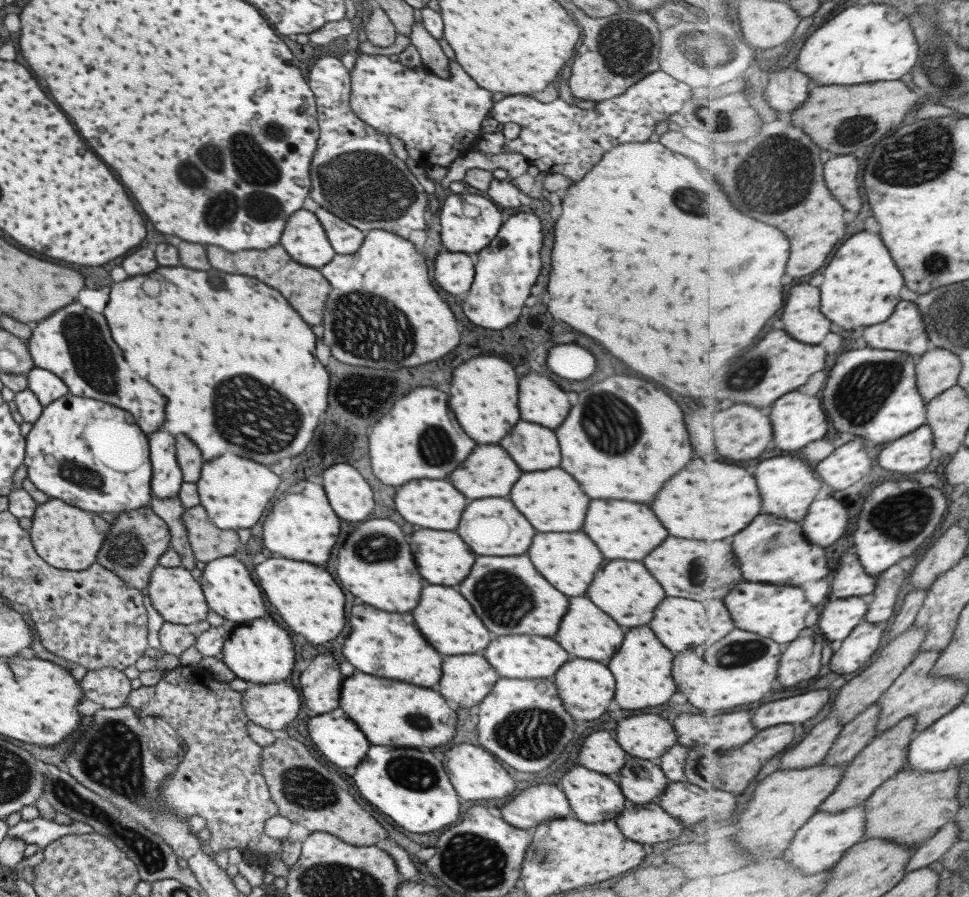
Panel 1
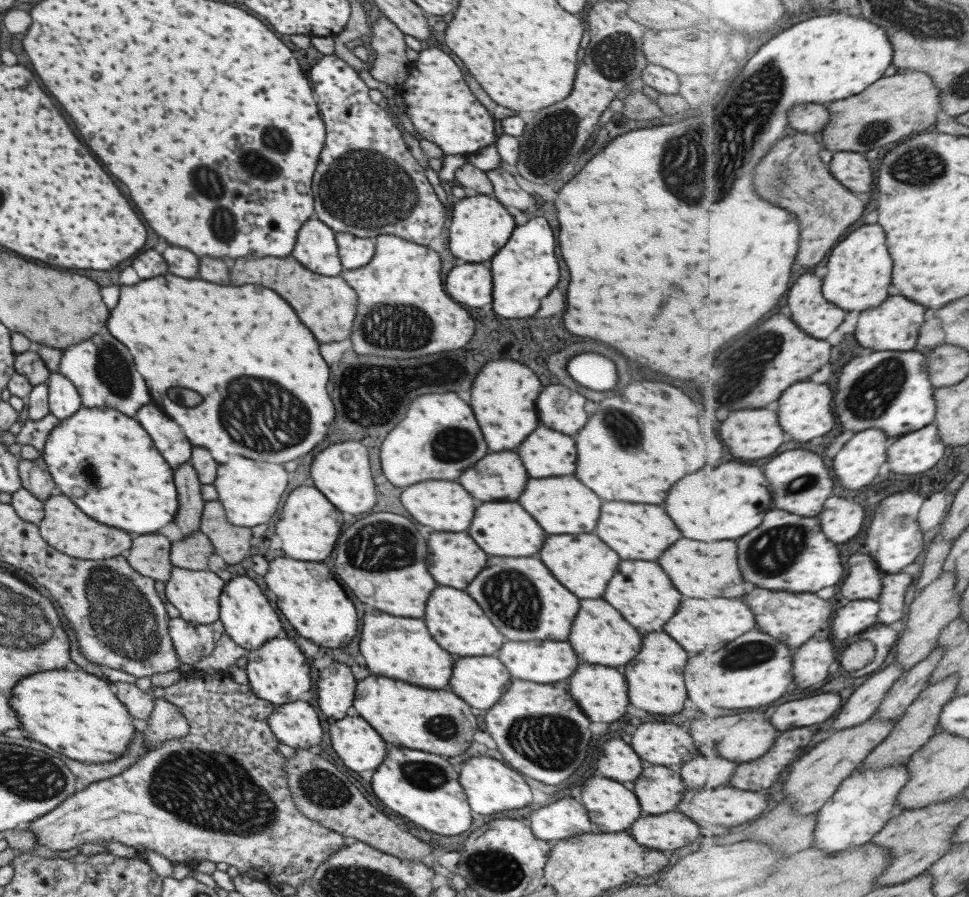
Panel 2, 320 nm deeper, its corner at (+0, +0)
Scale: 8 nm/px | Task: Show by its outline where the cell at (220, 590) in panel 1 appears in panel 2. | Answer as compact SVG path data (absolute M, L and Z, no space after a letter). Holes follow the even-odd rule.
M235 576L225 582L219 597L218 621L224 632L237 646L247 652L259 648L264 642L277 637L281 624L275 610L269 606L267 598L261 594L259 586L247 576Z

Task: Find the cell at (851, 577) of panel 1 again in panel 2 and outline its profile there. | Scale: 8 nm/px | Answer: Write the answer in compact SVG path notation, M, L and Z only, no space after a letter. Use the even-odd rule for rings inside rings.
M855 554L849 562L849 578L843 584L843 596L851 600L875 601L883 592L883 572L867 554Z

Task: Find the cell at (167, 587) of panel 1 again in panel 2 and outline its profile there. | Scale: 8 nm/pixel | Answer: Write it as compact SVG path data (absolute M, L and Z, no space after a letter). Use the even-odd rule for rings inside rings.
M171 567L164 594L187 622L213 625L218 621L219 597L224 582L209 570Z

